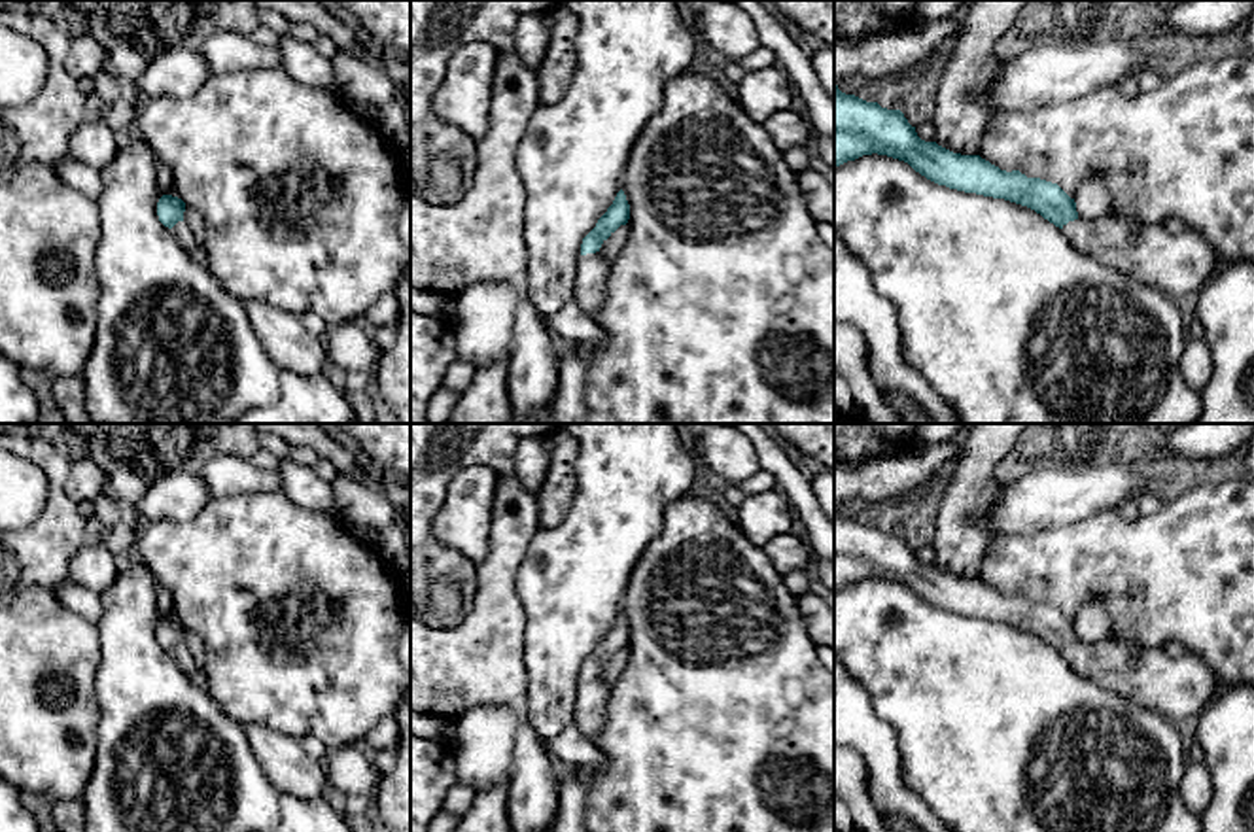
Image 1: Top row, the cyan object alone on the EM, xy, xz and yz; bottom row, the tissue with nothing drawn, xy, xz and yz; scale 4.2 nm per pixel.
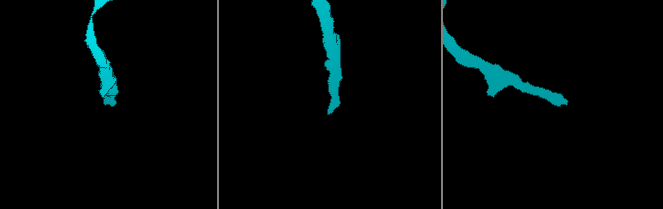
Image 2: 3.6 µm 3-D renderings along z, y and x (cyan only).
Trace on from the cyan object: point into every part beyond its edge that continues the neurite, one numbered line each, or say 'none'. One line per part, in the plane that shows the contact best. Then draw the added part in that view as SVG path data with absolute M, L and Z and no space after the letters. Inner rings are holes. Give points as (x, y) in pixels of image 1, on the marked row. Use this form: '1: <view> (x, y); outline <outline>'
1: xz (592, 271); outline M607 240L596 253L581 255L577 261L577 282L573 287L573 299L579 308L594 320L605 303L607 278L611 265L603 259Z

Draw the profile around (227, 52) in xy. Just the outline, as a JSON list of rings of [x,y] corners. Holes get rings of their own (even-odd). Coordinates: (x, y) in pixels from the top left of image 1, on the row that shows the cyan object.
[[[233,30],[212,34],[202,43],[200,53],[216,76],[238,70],[269,70],[282,64],[278,47],[257,43],[250,36]]]

